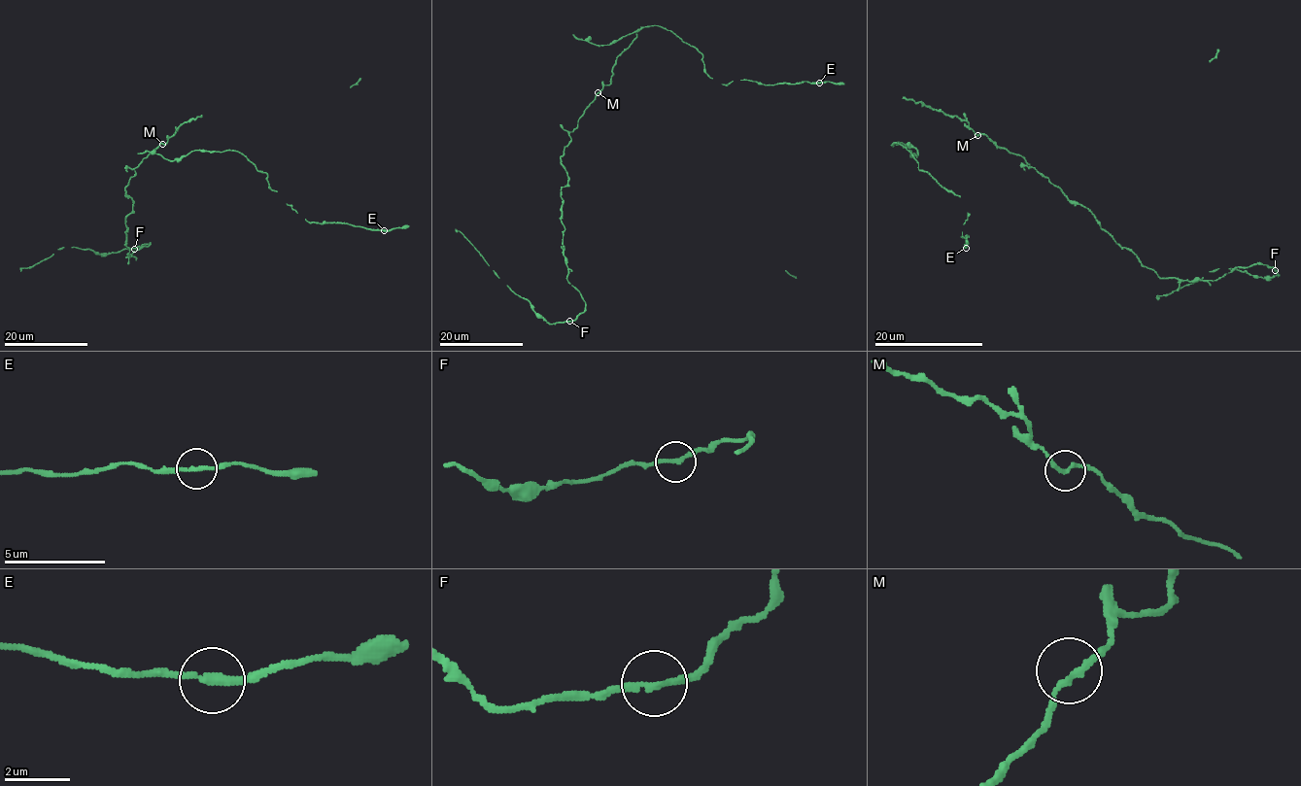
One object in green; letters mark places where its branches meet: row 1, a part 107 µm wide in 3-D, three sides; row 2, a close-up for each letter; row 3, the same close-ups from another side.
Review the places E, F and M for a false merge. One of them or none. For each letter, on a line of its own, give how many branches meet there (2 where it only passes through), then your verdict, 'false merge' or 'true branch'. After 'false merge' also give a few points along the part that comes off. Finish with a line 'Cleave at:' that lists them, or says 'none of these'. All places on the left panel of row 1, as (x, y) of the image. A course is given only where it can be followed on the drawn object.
E: branches 2; true branch
F: branches 2; true branch
M: branches 2; true branch
Cleave at: none of these

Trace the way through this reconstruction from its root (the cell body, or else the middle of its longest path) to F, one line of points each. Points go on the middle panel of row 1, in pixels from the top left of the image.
F: (598, 93), (569, 132), (570, 142), (560, 157), (568, 179), (561, 188), (567, 282), (585, 303), (569, 321)

